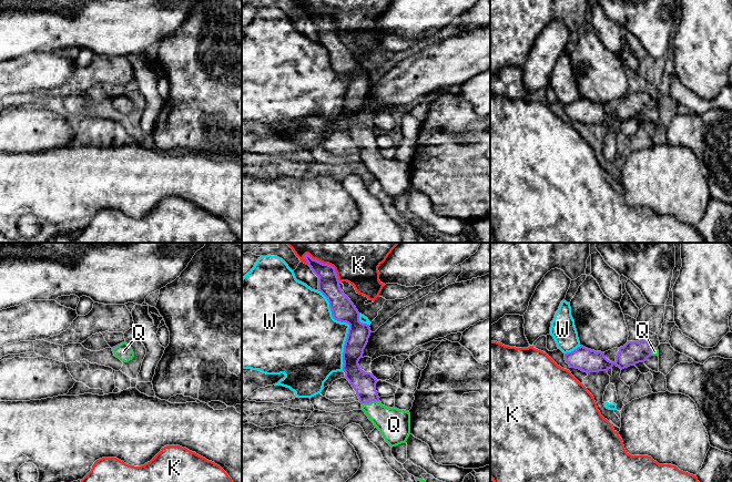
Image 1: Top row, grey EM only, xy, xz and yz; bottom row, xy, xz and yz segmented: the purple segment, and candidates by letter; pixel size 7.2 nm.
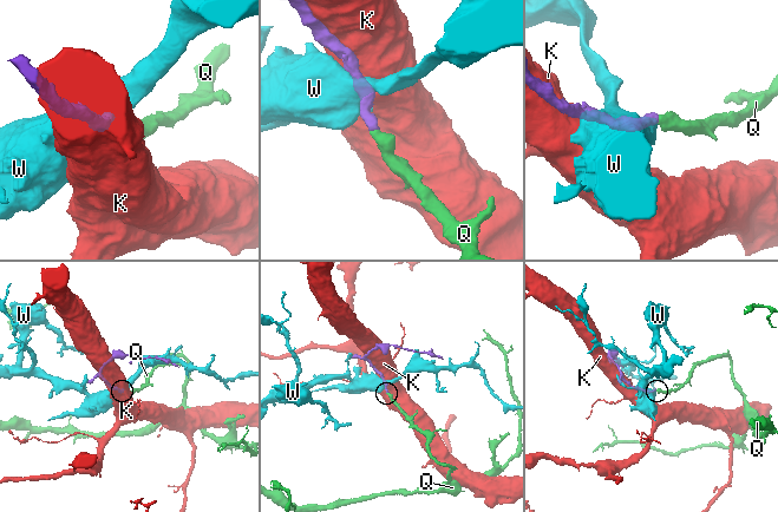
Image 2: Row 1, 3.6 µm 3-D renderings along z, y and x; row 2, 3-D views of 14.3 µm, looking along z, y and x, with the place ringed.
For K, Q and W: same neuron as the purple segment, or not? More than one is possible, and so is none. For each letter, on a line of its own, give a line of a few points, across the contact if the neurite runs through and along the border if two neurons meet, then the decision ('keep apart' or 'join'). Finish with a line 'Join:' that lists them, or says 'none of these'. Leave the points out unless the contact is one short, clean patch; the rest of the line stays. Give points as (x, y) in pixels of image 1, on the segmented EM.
K: keep apart
Q: line xz (364, 383), (369, 401), (394, 424); join
W: keep apart
Join: Q

